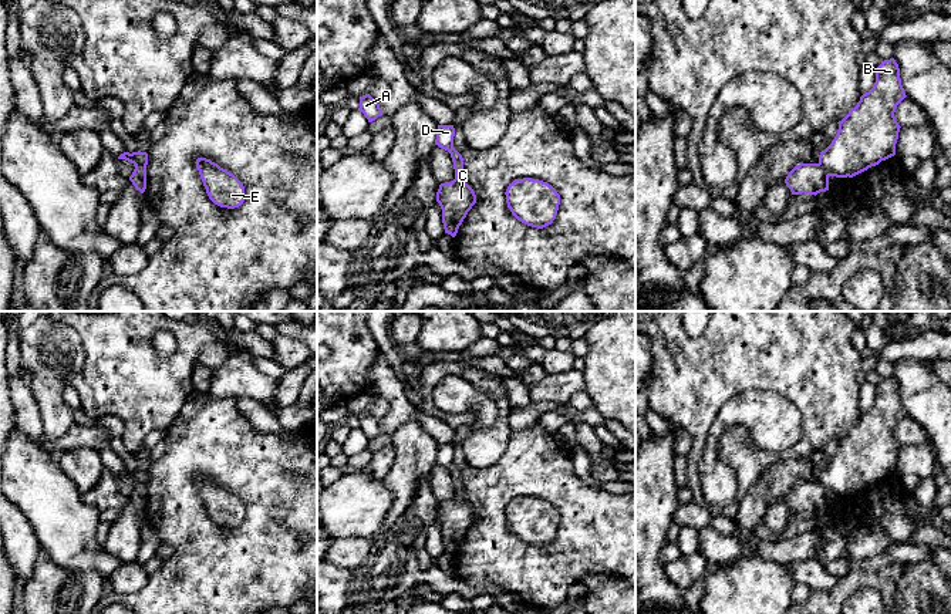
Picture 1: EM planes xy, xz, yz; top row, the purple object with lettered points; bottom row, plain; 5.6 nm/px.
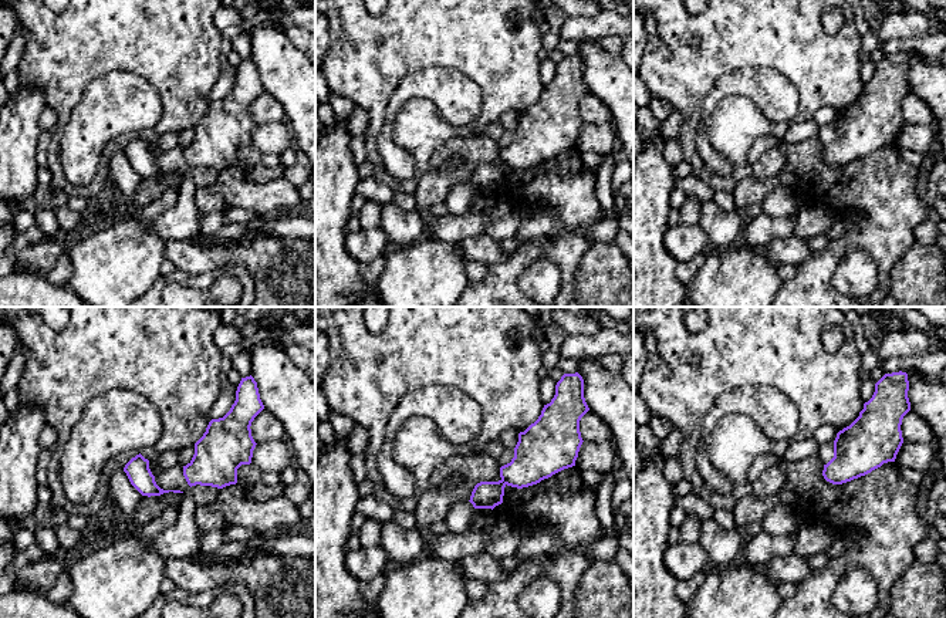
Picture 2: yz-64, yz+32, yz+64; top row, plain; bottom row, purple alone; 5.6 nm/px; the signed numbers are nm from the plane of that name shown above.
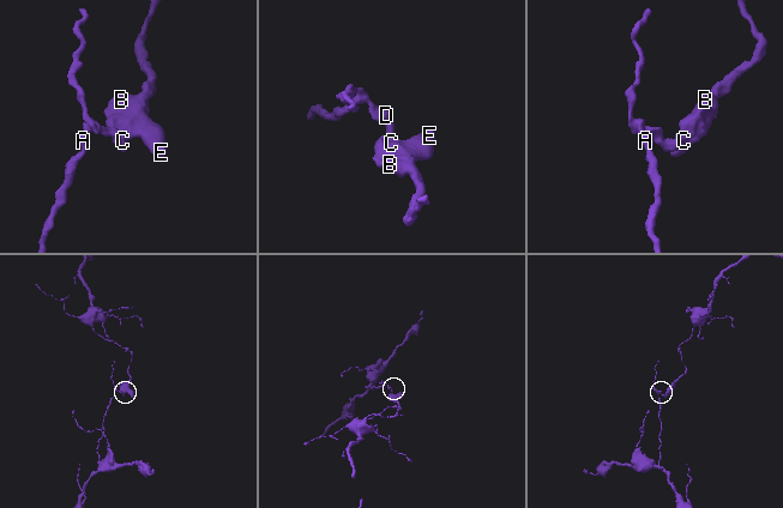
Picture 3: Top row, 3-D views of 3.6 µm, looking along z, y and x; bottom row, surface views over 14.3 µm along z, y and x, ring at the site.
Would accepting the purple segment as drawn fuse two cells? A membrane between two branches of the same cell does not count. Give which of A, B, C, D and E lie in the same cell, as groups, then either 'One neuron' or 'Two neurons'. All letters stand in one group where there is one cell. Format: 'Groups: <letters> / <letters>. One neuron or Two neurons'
Groups: A D / B C E. Two neurons

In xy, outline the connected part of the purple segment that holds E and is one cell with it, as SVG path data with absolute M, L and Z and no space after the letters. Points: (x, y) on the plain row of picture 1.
M198 476L195 482L206 512L215 523L235 527L245 520L245 505L233 492L206 476Z

